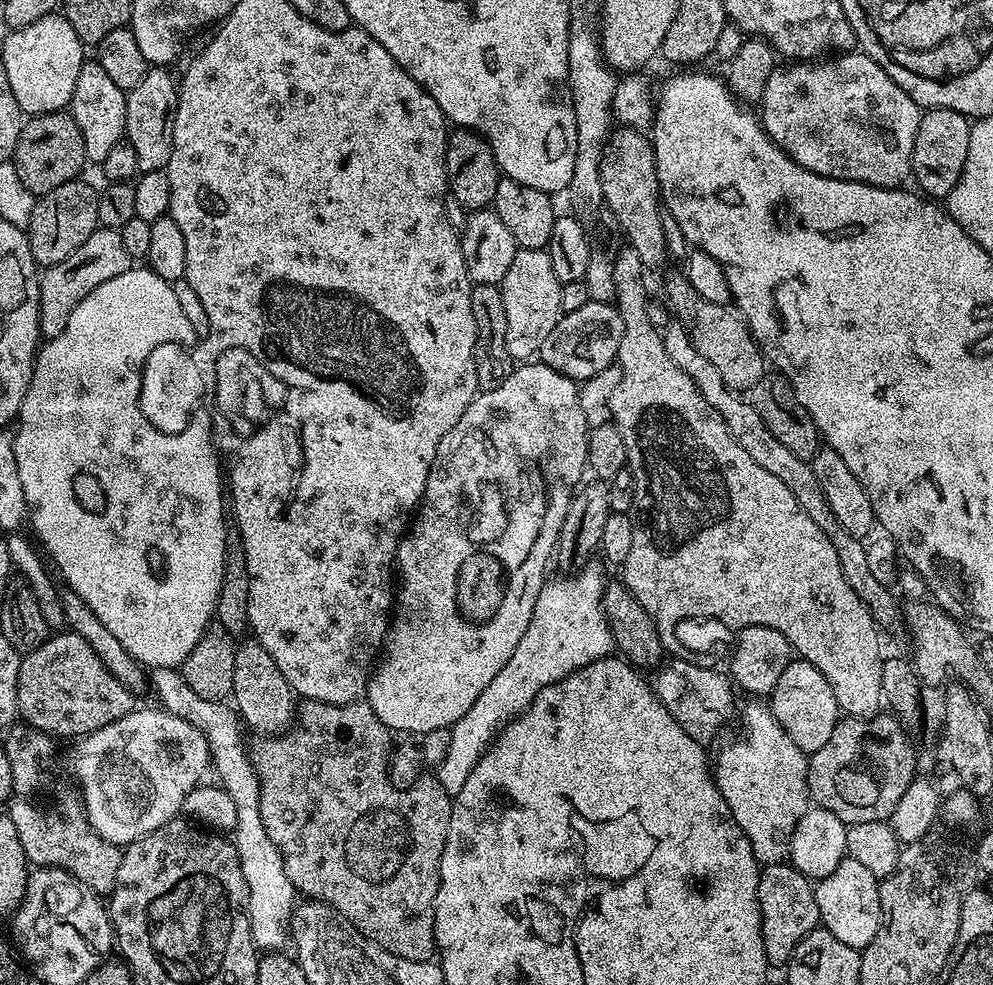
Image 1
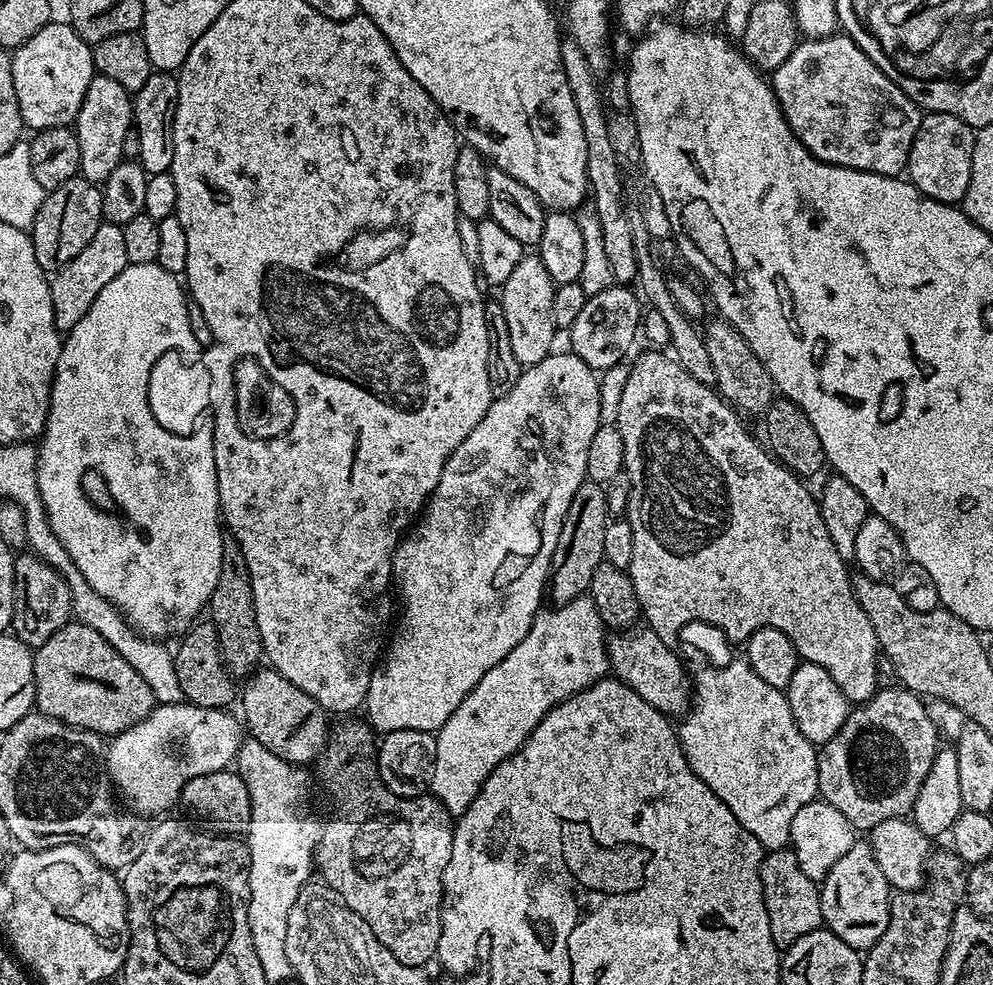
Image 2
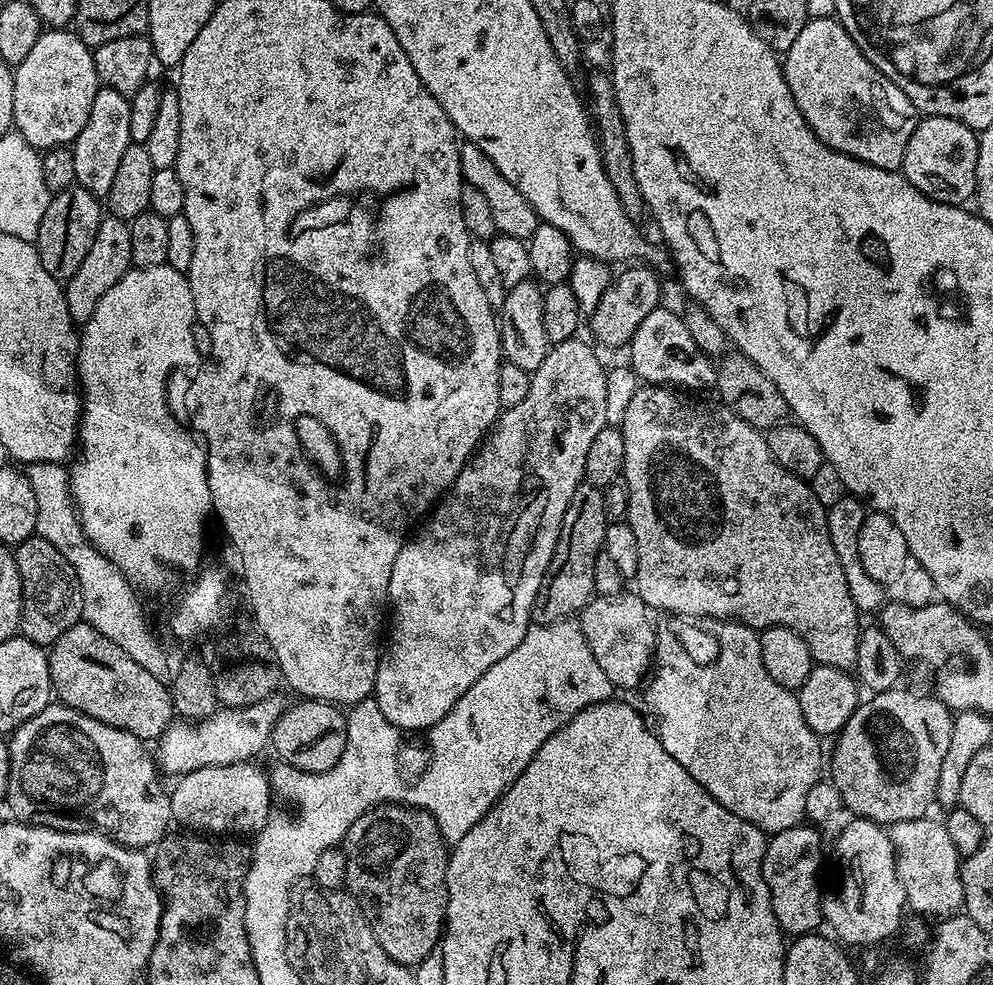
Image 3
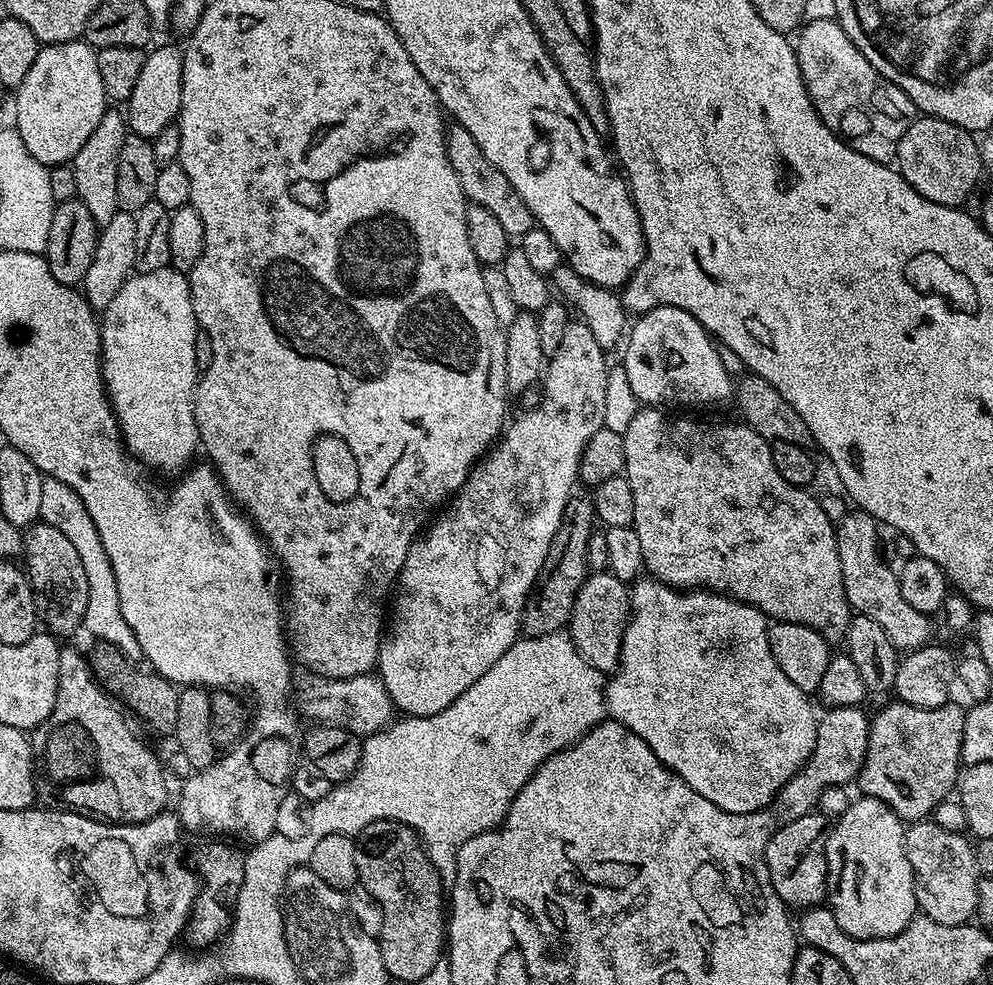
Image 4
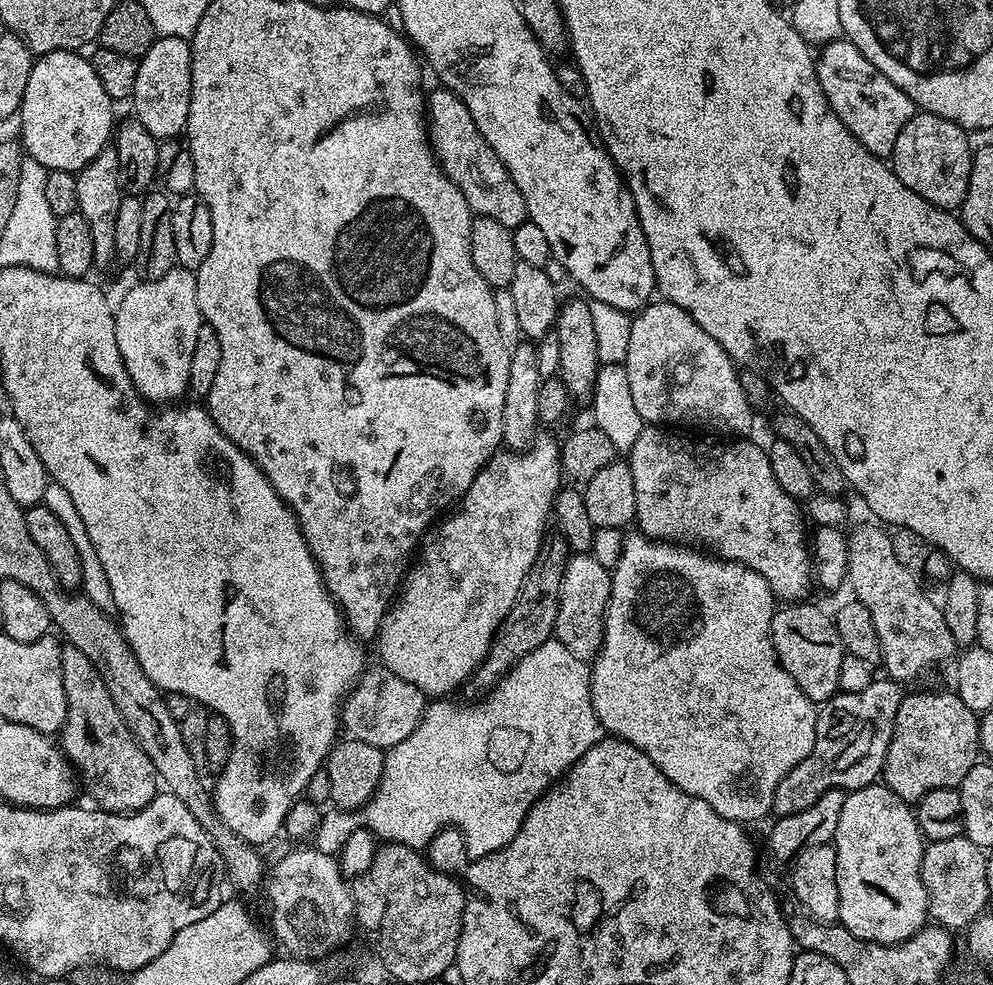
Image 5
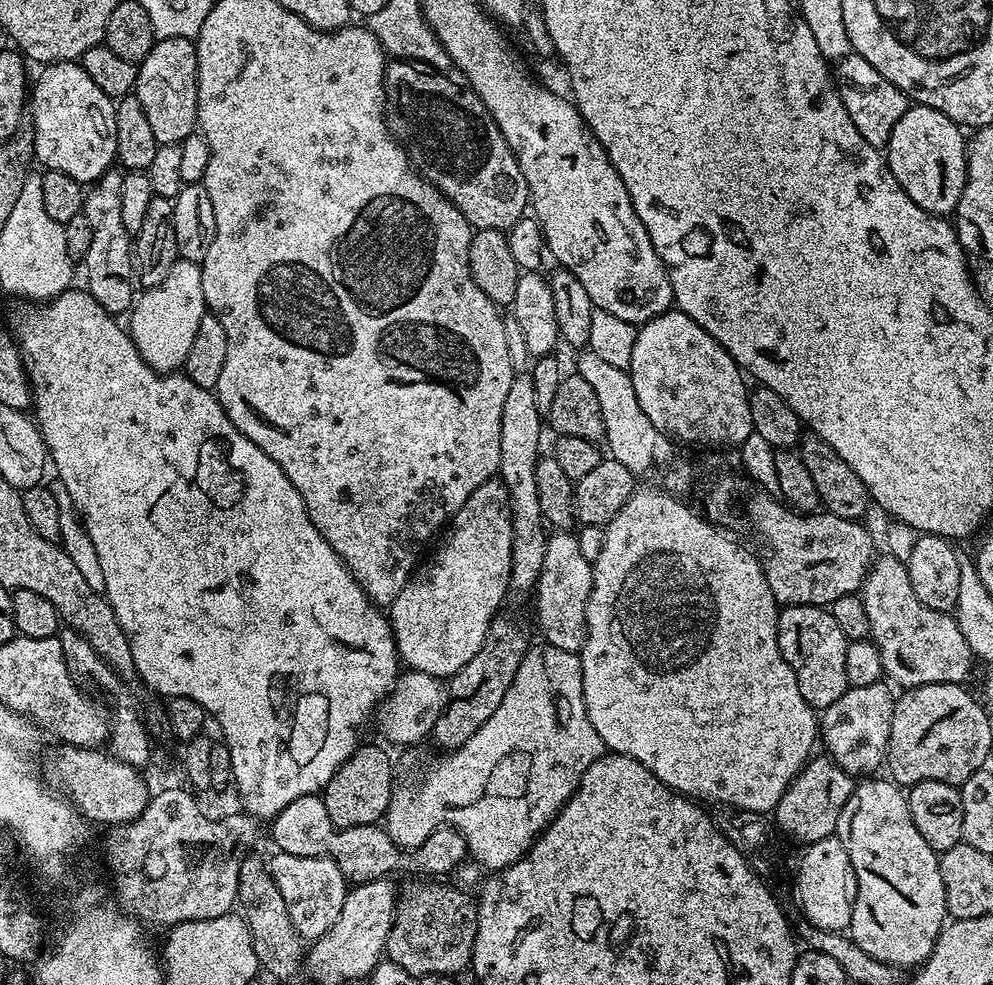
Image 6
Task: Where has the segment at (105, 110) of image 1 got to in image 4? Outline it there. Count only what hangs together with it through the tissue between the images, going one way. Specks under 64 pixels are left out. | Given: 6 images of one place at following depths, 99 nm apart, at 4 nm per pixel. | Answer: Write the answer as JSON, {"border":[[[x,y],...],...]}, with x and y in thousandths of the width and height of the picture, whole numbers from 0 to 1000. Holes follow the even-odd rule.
{"border":[[[106,113],[103,124],[99,124],[95,136],[87,140],[83,152],[79,152],[79,156],[70,164],[75,177],[77,202],[84,205],[87,213],[91,213],[99,229],[111,225],[111,221],[115,221],[119,214],[119,156],[123,156],[123,144],[127,144],[131,136],[126,119],[120,113],[119,115],[113,113]]]}

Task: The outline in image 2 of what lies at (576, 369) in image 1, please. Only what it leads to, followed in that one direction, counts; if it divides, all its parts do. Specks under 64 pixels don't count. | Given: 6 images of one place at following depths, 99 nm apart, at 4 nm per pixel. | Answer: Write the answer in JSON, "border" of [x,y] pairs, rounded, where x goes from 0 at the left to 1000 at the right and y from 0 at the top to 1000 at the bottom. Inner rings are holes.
{"border":[[[617,290],[606,294],[606,298],[592,302],[590,311],[586,311],[582,323],[578,323],[574,340],[576,349],[574,356],[586,363],[590,372],[607,376],[616,374],[629,364],[628,360],[636,353],[636,344],[642,341],[642,334],[647,329],[647,305],[639,295],[632,290]]]}

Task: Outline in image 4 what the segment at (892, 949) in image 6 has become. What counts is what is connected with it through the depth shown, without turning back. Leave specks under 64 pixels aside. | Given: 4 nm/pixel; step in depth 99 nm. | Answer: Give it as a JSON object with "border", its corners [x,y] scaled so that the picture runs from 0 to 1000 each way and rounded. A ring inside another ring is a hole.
{"border":[[[867,807],[866,812],[862,812],[850,825],[846,828],[846,834],[837,838],[834,846],[834,854],[832,855],[832,863],[830,870],[832,871],[832,879],[834,880],[834,892],[832,894],[832,918],[837,922],[840,932],[844,936],[844,940],[848,940],[848,944],[852,944],[852,948],[856,948],[865,954],[879,954],[880,952],[896,952],[900,948],[904,948],[910,941],[918,935],[919,930],[923,929],[922,920],[922,892],[920,891],[920,883],[916,879],[916,871],[912,871],[912,859],[910,858],[911,834],[906,831],[904,825],[896,822],[896,818],[892,818],[887,812],[881,812],[879,808]]]}

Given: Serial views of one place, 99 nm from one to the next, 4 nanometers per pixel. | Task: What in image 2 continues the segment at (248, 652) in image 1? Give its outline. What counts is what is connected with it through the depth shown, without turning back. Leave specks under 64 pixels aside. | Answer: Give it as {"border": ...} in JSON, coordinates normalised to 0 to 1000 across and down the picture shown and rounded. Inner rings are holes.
{"border":[[[263,676],[245,691],[240,715],[246,718],[245,734],[253,750],[264,753],[272,765],[280,765],[295,778],[310,778],[330,756],[331,724],[312,705],[300,701],[296,692],[284,688],[273,676]]]}

